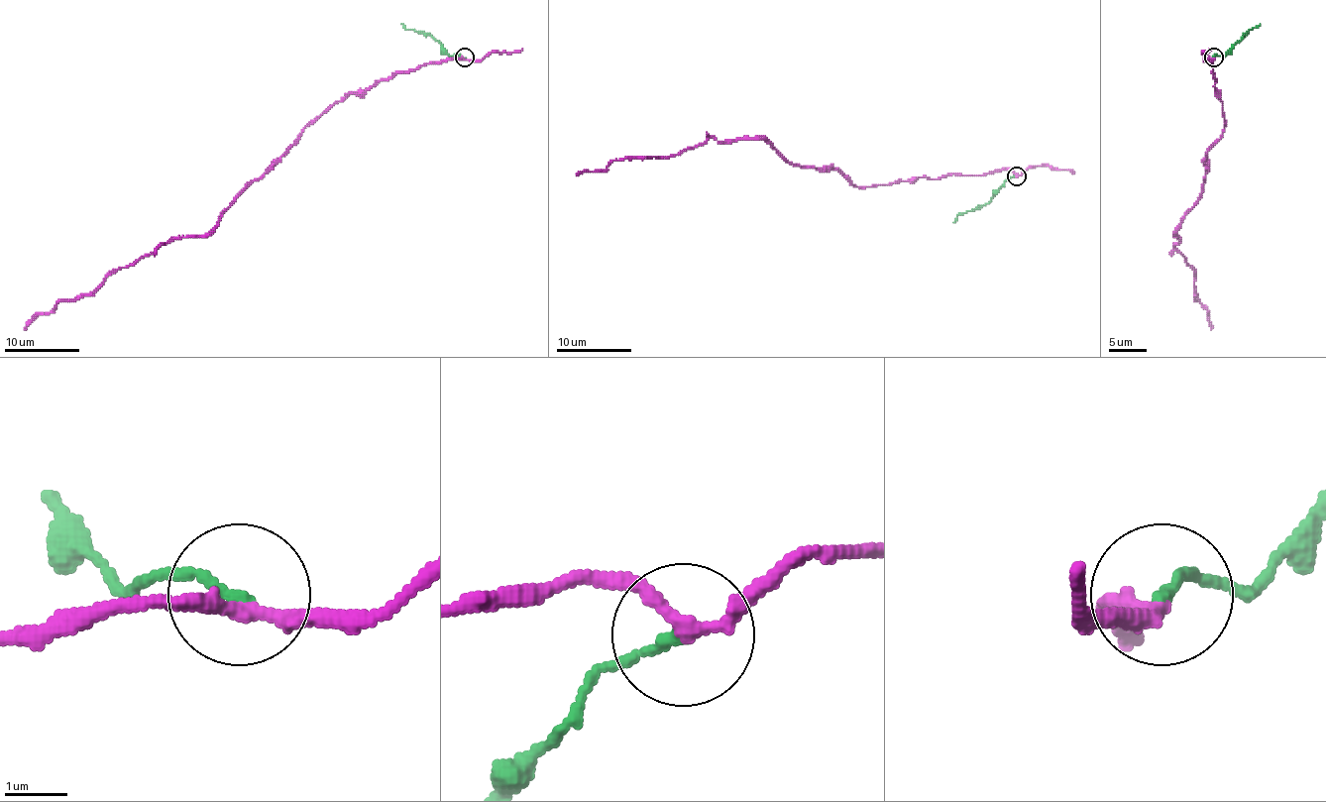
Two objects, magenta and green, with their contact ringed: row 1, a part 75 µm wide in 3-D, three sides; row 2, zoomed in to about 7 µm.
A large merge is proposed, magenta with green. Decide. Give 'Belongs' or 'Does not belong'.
Does not belong

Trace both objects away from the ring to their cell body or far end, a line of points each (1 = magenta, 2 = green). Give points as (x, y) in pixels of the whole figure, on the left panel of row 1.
1: (464, 57), (397, 70), (349, 91), (316, 116), (209, 233), (171, 237), (88, 293), (61, 299), (24, 329)
2: (464, 57), (450, 56), (435, 39), (401, 24)

